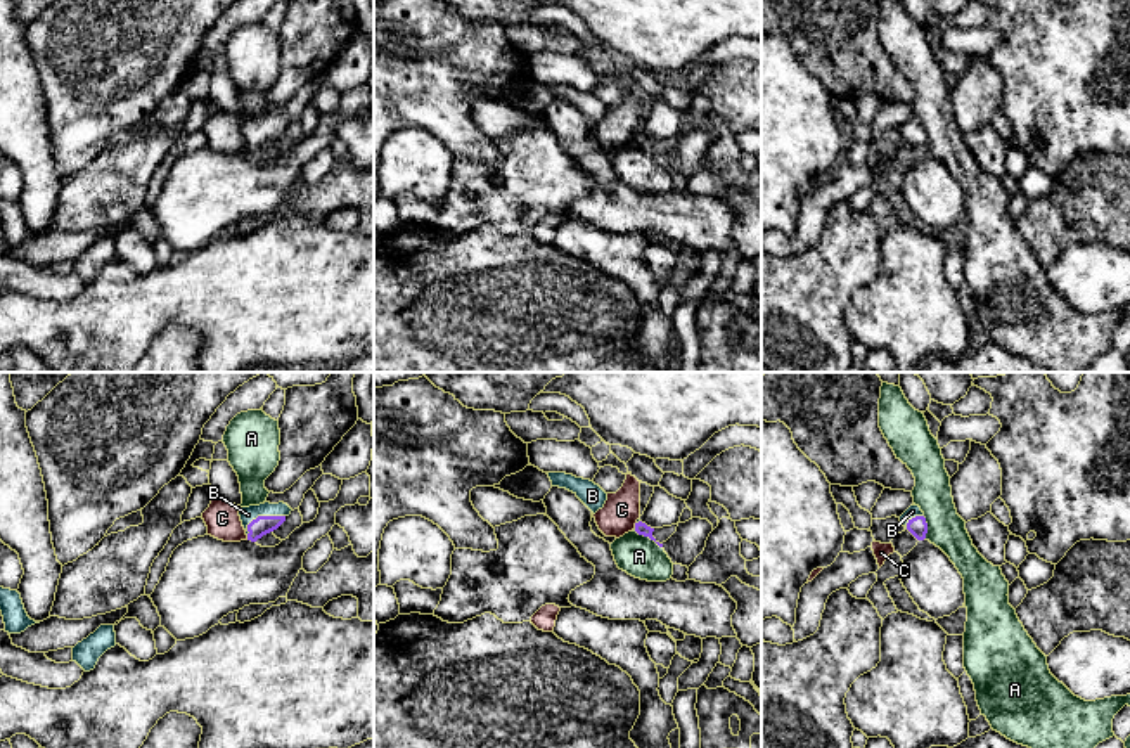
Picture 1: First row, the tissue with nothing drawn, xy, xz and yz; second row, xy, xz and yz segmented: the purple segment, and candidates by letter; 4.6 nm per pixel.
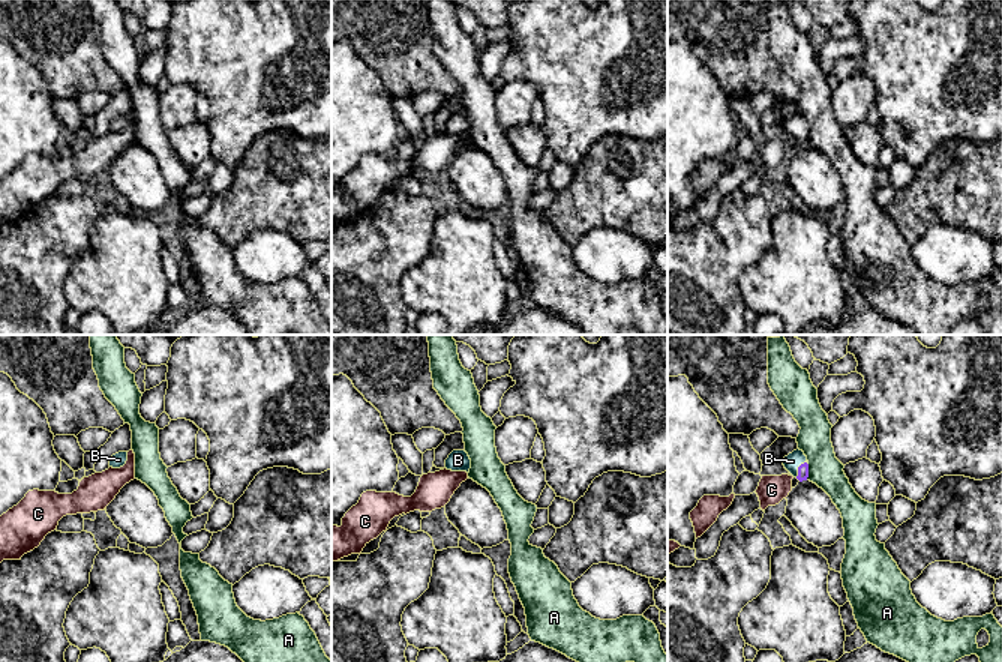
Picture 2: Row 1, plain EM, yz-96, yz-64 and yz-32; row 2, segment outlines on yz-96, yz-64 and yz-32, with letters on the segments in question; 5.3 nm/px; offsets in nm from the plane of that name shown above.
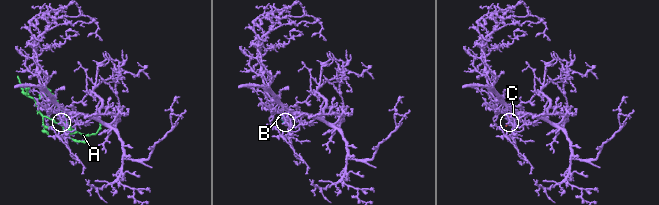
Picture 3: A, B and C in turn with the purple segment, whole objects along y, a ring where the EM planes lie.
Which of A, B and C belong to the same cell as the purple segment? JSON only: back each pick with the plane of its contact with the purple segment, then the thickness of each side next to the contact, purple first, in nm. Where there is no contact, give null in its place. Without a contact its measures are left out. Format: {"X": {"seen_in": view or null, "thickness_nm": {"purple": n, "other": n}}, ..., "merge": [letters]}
{"B": {"seen_in": "xy", "thickness_nm": {"purple": 90, "other": 70}}, "merge": ["B"]}

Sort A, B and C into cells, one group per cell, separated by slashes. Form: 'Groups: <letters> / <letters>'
Groups: A / B / C

